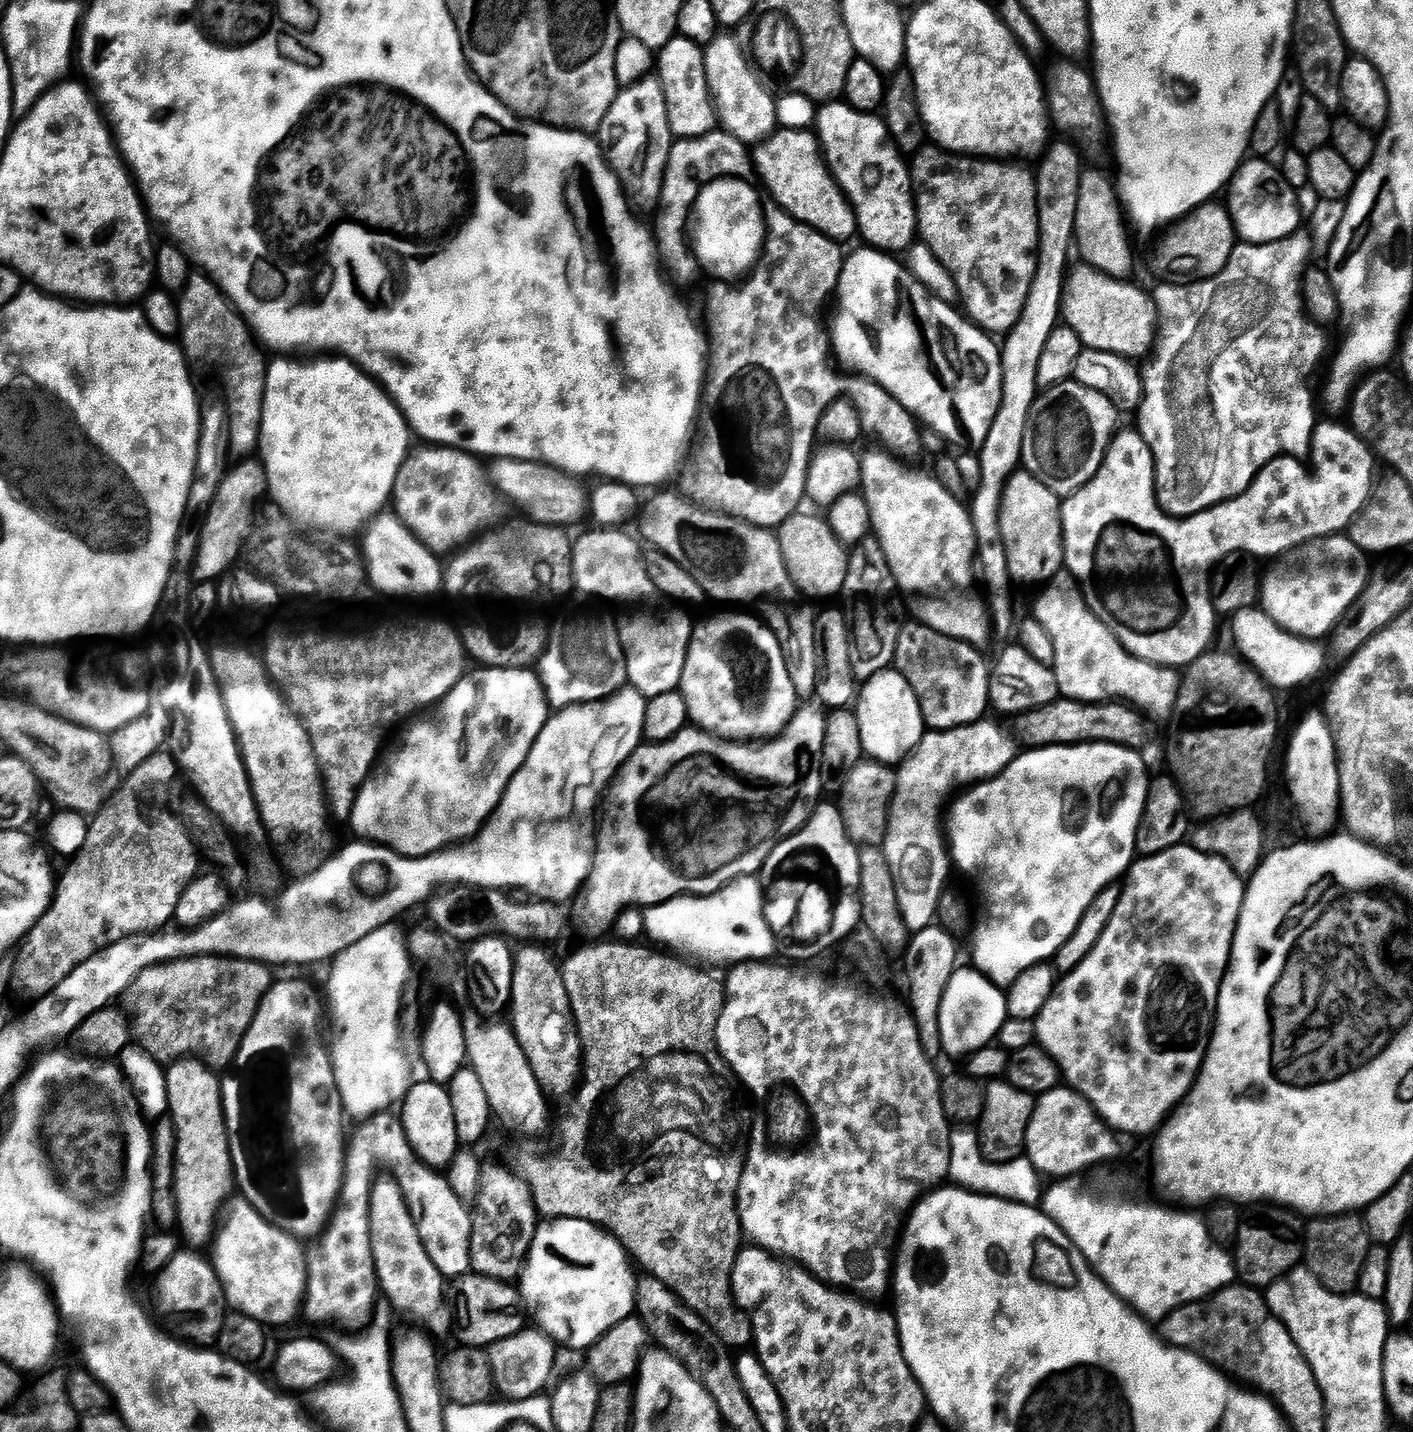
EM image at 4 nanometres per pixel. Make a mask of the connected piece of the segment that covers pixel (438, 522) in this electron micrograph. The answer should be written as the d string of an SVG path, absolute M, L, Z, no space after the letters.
M443 446L420 447L409 455L396 479L394 510L404 525L434 552L451 553L497 519L498 493L486 475L485 465L483 468L472 453Z

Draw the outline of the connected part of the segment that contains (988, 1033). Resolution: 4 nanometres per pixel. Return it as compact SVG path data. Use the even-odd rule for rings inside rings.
M959 967L947 986L940 1007L938 1037L943 1050L952 1058L966 1058L978 1049L989 1047L1010 1018L1005 991L976 968Z

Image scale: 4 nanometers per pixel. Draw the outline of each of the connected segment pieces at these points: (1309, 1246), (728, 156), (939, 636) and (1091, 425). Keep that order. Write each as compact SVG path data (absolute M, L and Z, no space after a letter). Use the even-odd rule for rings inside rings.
M1356 1214L1322 1216L1306 1228L1304 1259L1308 1271L1313 1272L1331 1292L1352 1294L1359 1289L1362 1266L1368 1257L1370 1237L1363 1219Z
M723 130L708 132L706 135L694 139L679 139L673 143L673 147L676 152L670 154L667 170L663 174L664 183L662 185L666 189L666 212L664 212L664 220L662 220L662 238L666 238L664 250L670 257L683 253L686 248L686 243L680 240L678 230L680 230L680 224L684 218L684 206L688 204L690 194L694 194L694 172L696 172L698 180L706 174L704 166L712 166L712 176L722 174L722 172L755 173L755 163L747 145Z
M911 622L904 624L900 640L896 643L895 671L900 672L906 682L920 699L920 709L924 715L925 725L929 729L945 732L951 728L961 728L967 724L977 724L985 719L990 708L990 664L984 661L984 656L979 647L967 644L964 640L955 640L938 630L929 628L927 624Z
M1073 378L1053 387L1046 396L1046 398L1037 399L1028 419L1024 435L1022 468L1023 471L1037 476L1046 487L1054 490L1057 496L1067 498L1075 494L1082 486L1089 484L1100 473L1100 467L1108 458L1108 448L1117 431L1116 412L1118 413L1118 408L1107 395L1096 392Z

